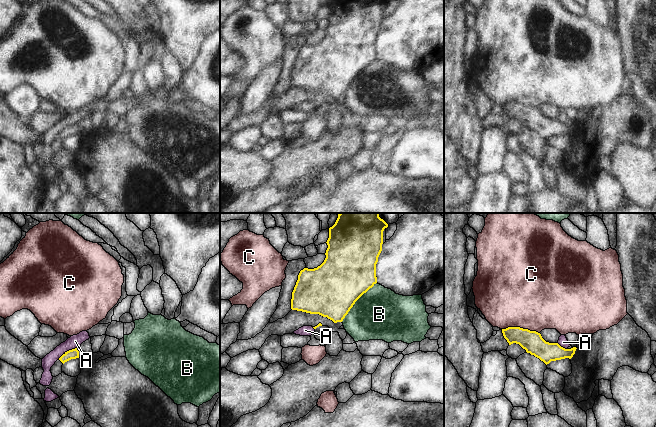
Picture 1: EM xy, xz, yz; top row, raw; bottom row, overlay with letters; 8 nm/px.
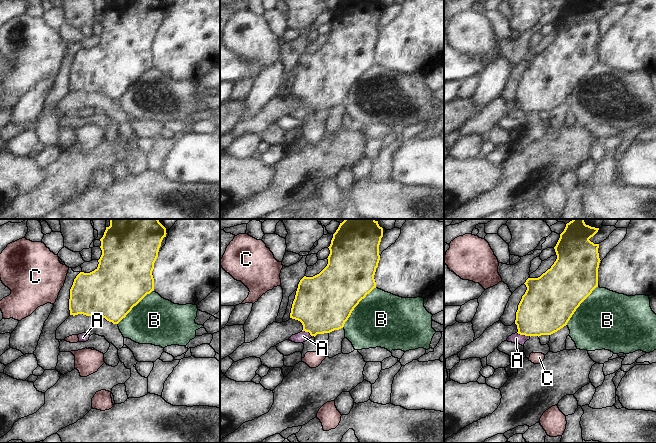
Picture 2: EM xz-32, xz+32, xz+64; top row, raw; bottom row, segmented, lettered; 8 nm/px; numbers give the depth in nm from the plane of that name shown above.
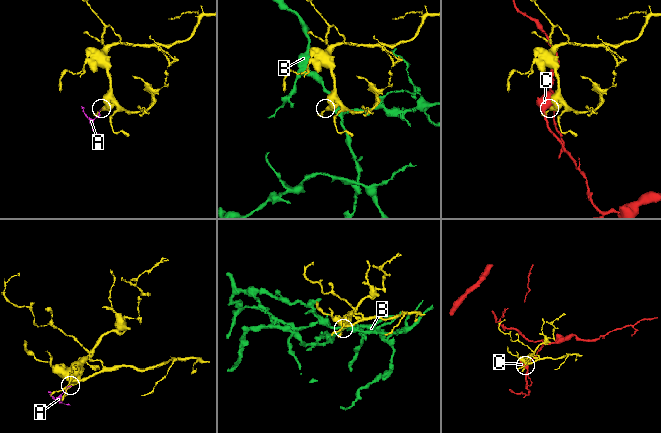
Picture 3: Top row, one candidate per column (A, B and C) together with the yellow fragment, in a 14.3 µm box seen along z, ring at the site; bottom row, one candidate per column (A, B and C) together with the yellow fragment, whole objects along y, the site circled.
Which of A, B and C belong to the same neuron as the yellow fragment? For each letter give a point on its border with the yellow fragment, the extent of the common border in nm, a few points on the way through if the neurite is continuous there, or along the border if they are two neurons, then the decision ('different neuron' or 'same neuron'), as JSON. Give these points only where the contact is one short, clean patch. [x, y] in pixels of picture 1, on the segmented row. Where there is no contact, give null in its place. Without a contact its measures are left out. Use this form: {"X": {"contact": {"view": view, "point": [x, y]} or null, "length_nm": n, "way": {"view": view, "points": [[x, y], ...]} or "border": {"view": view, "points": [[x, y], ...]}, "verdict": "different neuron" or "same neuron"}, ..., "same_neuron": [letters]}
{"A": {"contact": {"view": "xy", "point": [67, 351]}, "length_nm": 180, "border": {"view": "xy", "points": [[76, 347], [65, 351], [58, 358]]}, "verdict": "different neuron"}, "B": {"contact": {"view": "xz", "point": [356, 300]}, "length_nm": 420, "border": {"view": "xz", "points": [[376, 282], [355, 302], [341, 321]]}, "verdict": "different neuron"}, "C": {"contact": {"view": "yz", "point": [521, 328]}, "length_nm": 300, "border": {"view": "yz", "points": [[502, 328], [522, 327], [539, 333]]}, "verdict": "different neuron"}, "same_neuron": []}

